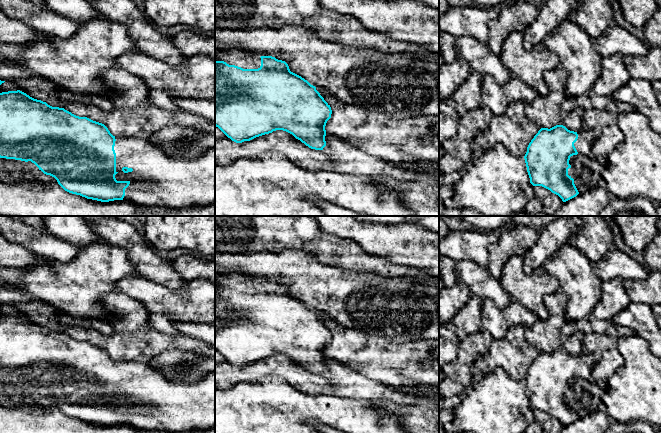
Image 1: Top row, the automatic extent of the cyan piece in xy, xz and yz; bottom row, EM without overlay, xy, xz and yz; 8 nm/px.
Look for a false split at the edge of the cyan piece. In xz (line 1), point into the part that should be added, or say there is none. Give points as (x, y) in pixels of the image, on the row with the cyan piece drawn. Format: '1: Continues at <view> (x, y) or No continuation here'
1: Continues at xz (237, 57)

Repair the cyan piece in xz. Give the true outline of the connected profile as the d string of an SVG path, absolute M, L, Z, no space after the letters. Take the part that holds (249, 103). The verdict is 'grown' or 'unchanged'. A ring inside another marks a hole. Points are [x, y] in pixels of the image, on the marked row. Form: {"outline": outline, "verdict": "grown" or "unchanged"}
{"outline": "M240 49L215 51L215 126L232 141L242 143L276 130L283 130L311 149L328 152L325 126L331 114L330 105L316 87L291 72L285 61L272 56L260 57Z", "verdict": "grown"}

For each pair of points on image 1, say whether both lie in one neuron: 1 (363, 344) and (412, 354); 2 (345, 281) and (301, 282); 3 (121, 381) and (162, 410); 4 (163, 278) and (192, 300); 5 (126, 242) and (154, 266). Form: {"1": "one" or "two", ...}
{"1": "one", "2": "one", "3": "one", "4": "two", "5": "one"}

